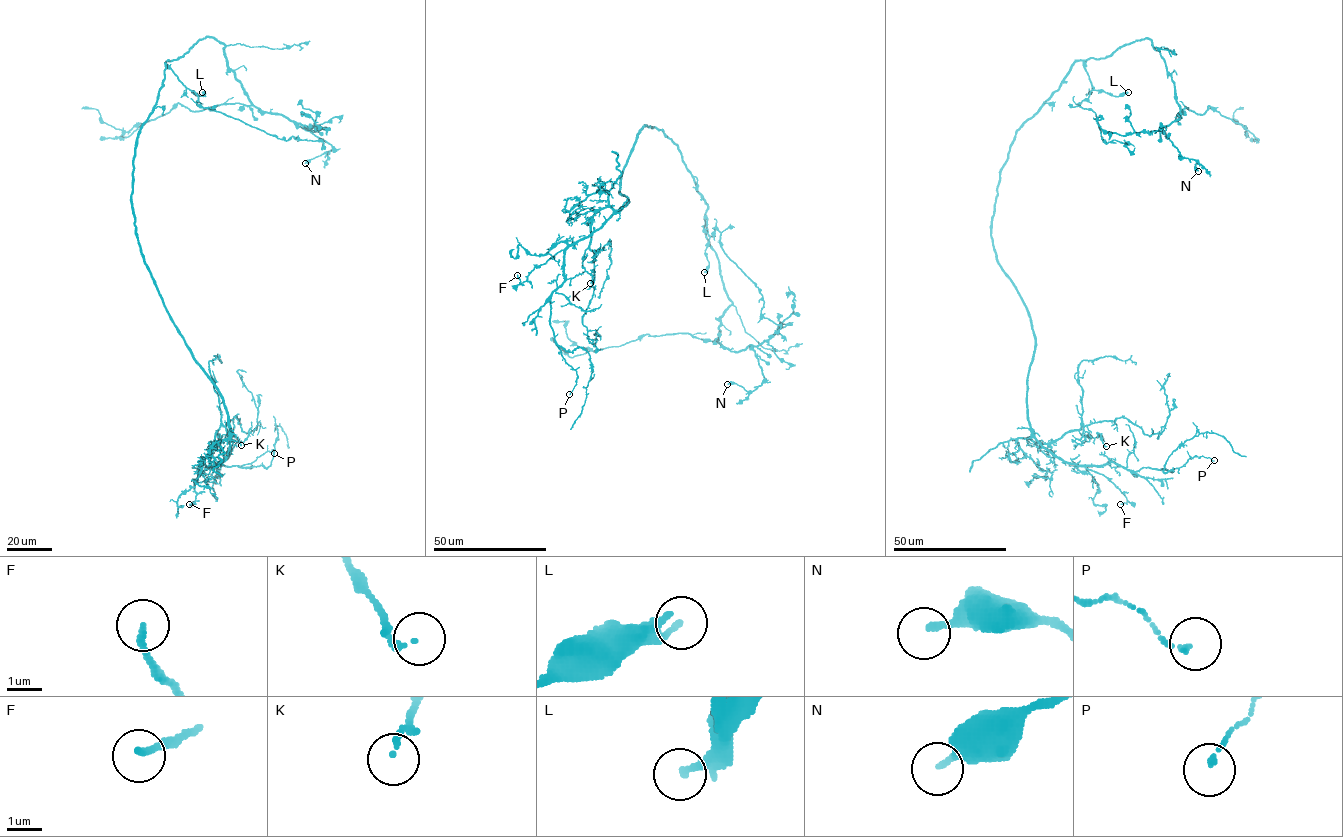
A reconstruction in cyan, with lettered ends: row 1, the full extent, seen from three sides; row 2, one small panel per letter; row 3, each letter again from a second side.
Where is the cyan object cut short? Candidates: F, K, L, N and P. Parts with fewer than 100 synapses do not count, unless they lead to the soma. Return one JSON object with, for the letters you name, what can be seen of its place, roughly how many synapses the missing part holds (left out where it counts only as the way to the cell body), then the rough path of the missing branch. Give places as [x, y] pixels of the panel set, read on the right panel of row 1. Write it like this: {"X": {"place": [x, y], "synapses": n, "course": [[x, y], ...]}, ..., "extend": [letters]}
{"extend": []}

